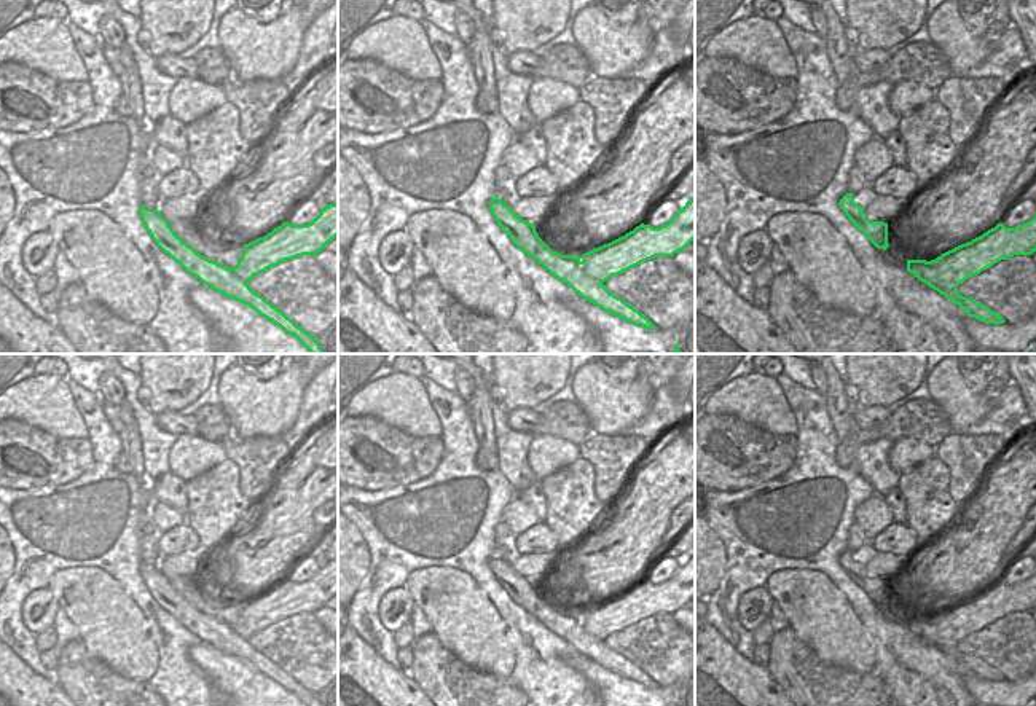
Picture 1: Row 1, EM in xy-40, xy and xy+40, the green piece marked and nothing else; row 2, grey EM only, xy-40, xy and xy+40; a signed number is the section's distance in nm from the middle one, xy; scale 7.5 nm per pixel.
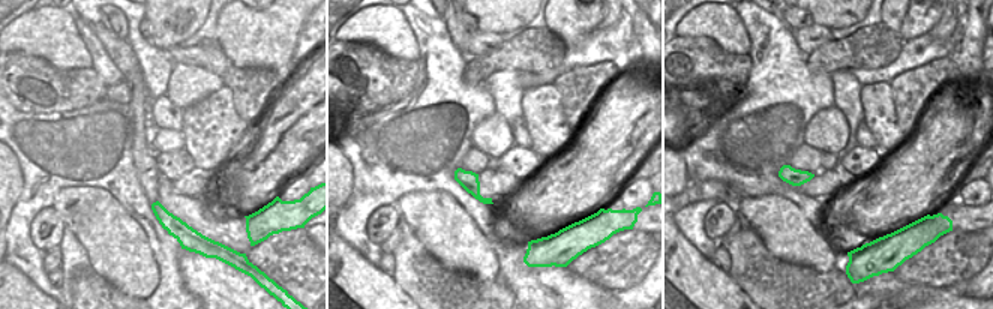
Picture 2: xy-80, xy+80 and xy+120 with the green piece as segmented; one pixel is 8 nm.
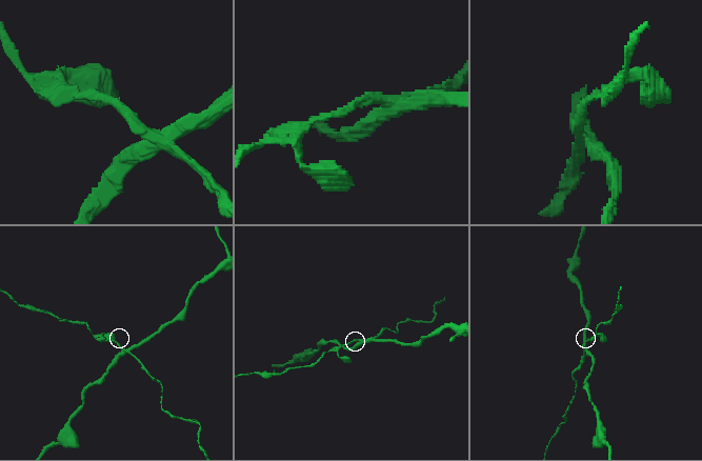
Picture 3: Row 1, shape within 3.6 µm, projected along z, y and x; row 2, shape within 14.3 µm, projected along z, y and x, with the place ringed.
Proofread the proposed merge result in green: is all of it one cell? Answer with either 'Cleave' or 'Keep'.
Cleave

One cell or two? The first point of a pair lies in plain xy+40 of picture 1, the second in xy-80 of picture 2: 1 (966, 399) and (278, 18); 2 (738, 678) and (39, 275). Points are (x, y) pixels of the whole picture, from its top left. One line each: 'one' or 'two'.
1: one
2: two

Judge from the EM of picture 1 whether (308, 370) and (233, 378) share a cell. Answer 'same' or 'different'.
same

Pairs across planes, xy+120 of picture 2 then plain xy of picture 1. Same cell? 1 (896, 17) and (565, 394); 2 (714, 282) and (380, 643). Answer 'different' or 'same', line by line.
1: different
2: different

